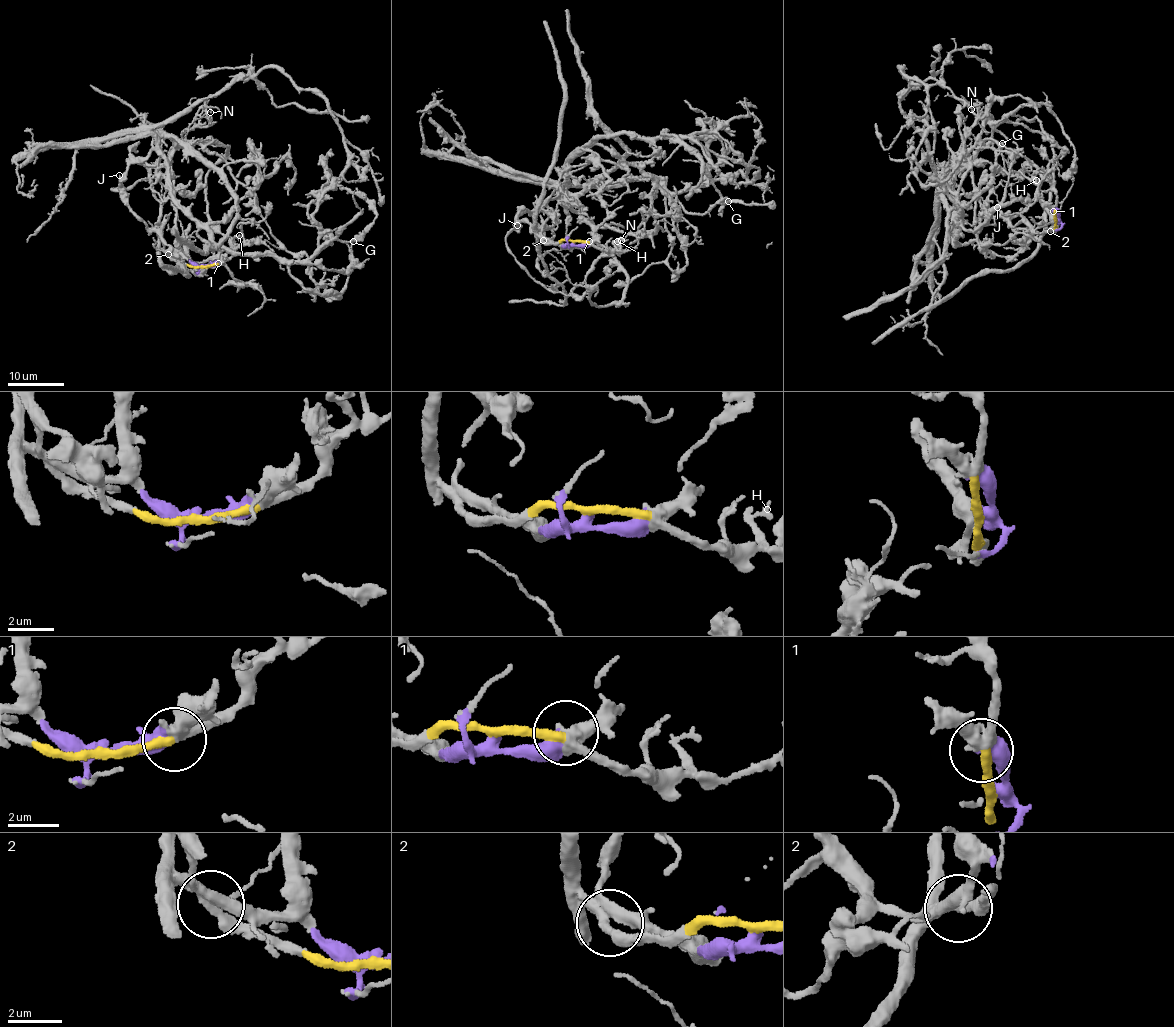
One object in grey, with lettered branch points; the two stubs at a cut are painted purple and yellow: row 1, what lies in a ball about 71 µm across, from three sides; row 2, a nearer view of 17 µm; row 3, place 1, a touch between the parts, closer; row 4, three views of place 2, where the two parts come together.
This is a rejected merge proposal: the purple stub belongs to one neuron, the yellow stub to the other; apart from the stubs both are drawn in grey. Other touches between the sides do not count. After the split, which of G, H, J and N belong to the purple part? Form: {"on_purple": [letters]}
{"on_purple": ["G", "J"]}

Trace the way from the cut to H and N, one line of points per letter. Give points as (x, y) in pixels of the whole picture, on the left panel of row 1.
H: (202, 266), (218, 263), (233, 253), (240, 243), (239, 234)
N: (202, 266), (174, 261), (159, 247), (158, 221), (172, 188), (170, 150), (193, 127), (205, 103), (210, 113)

